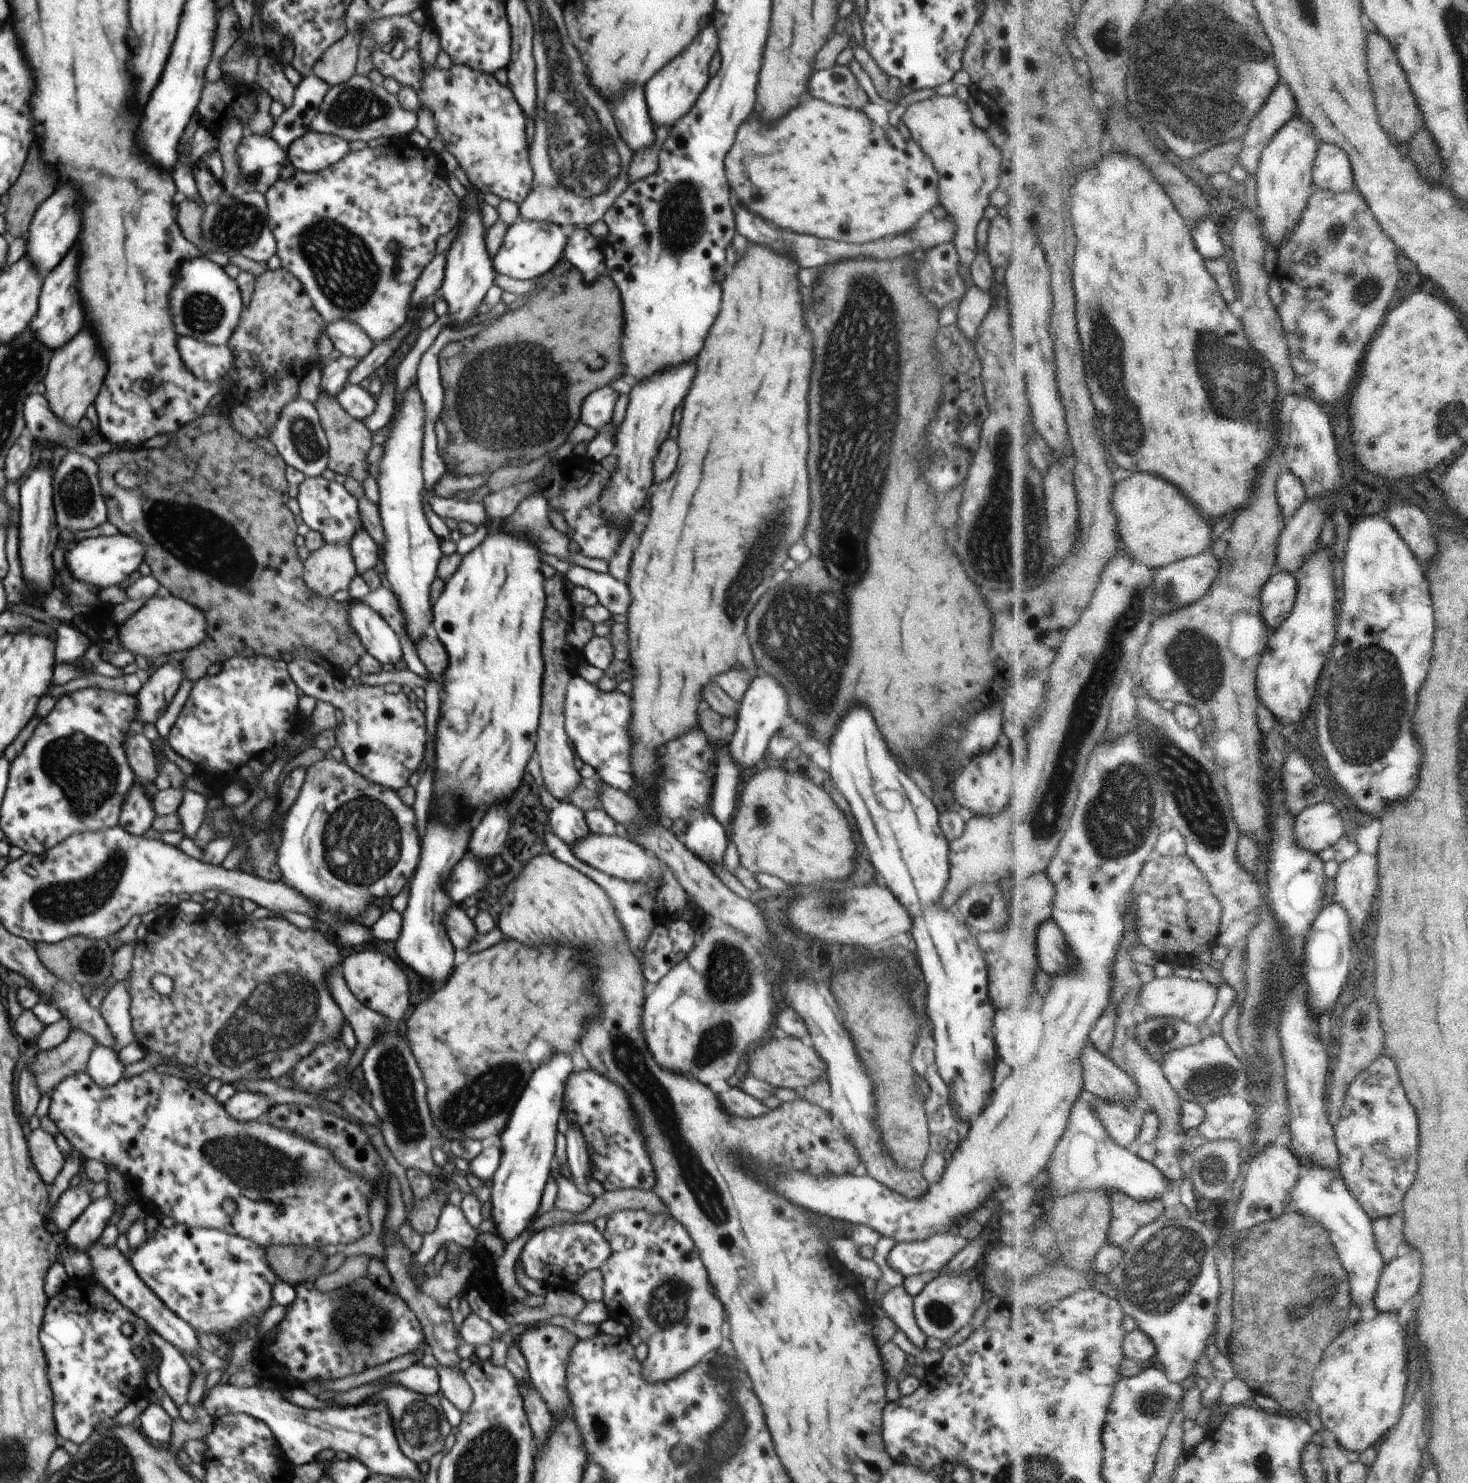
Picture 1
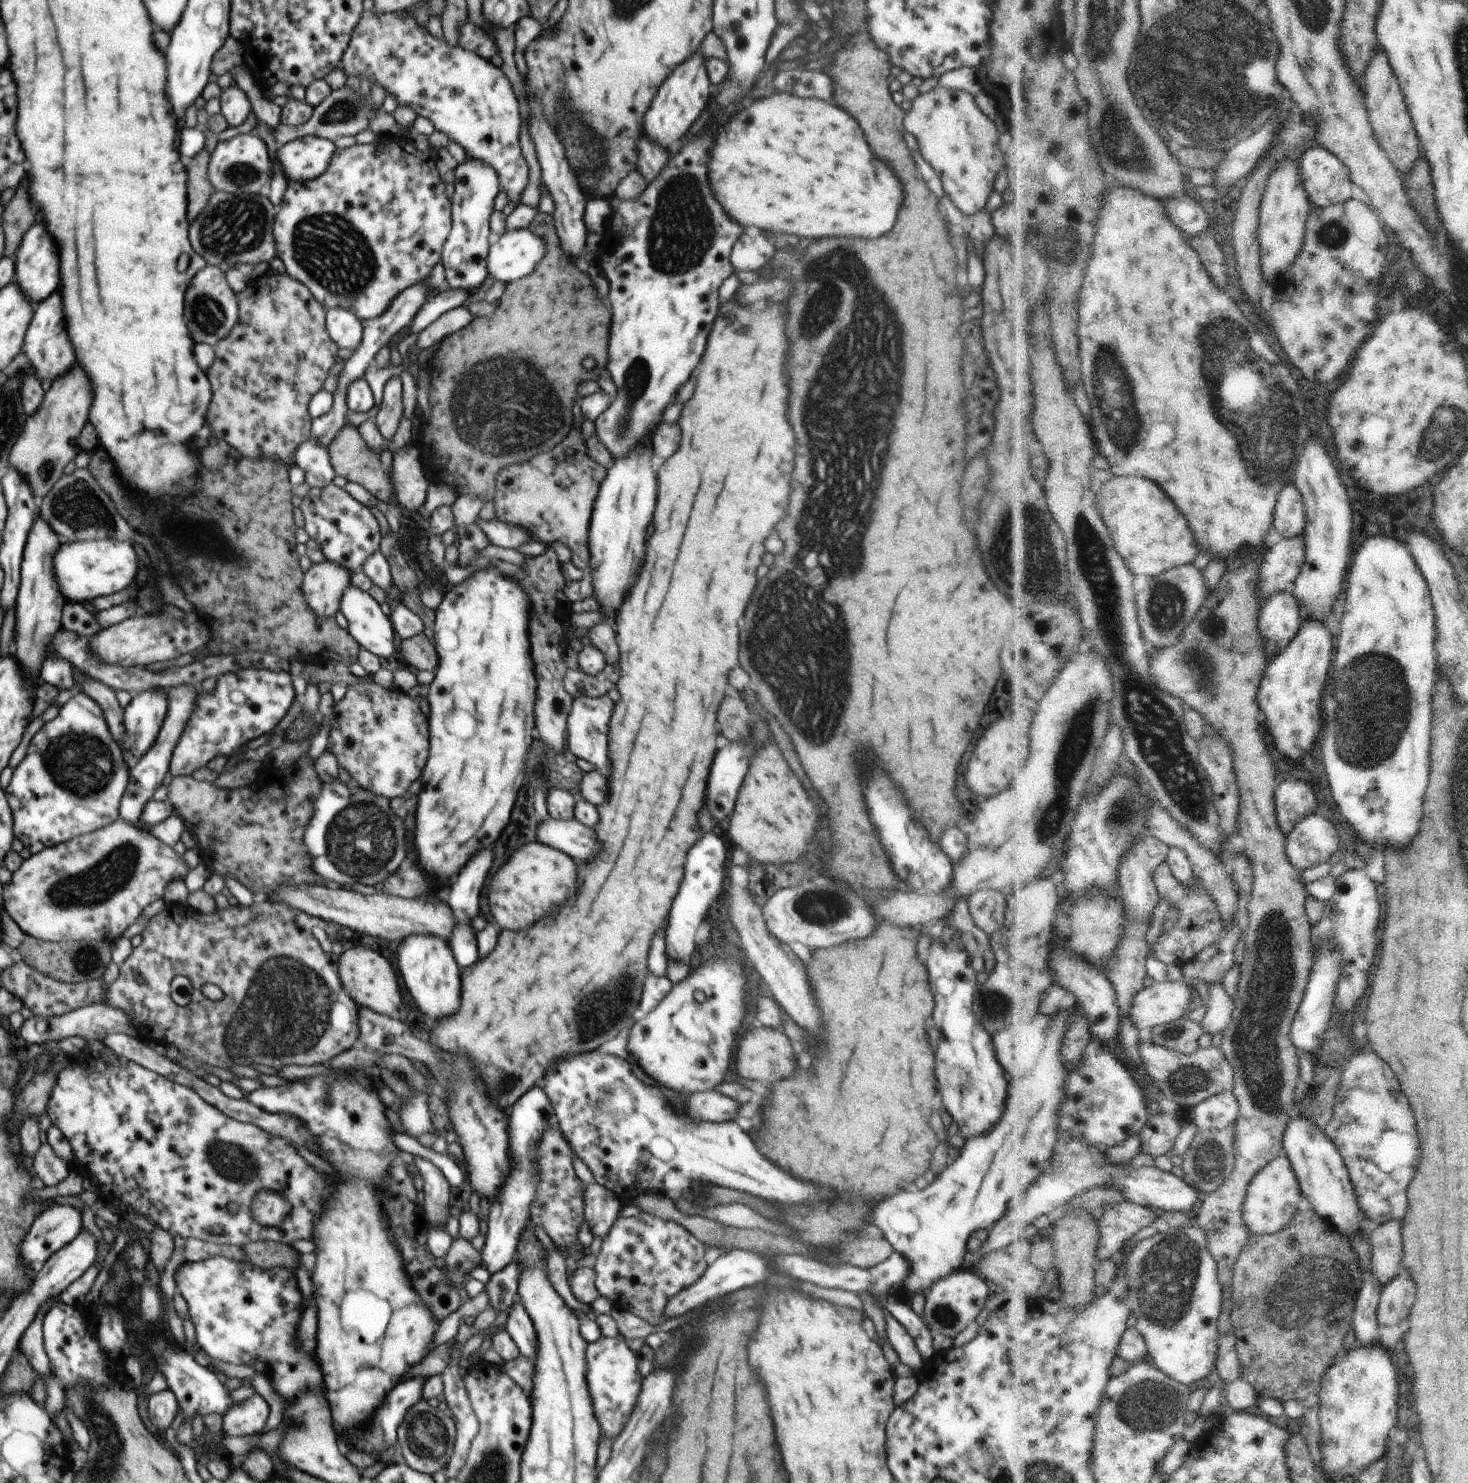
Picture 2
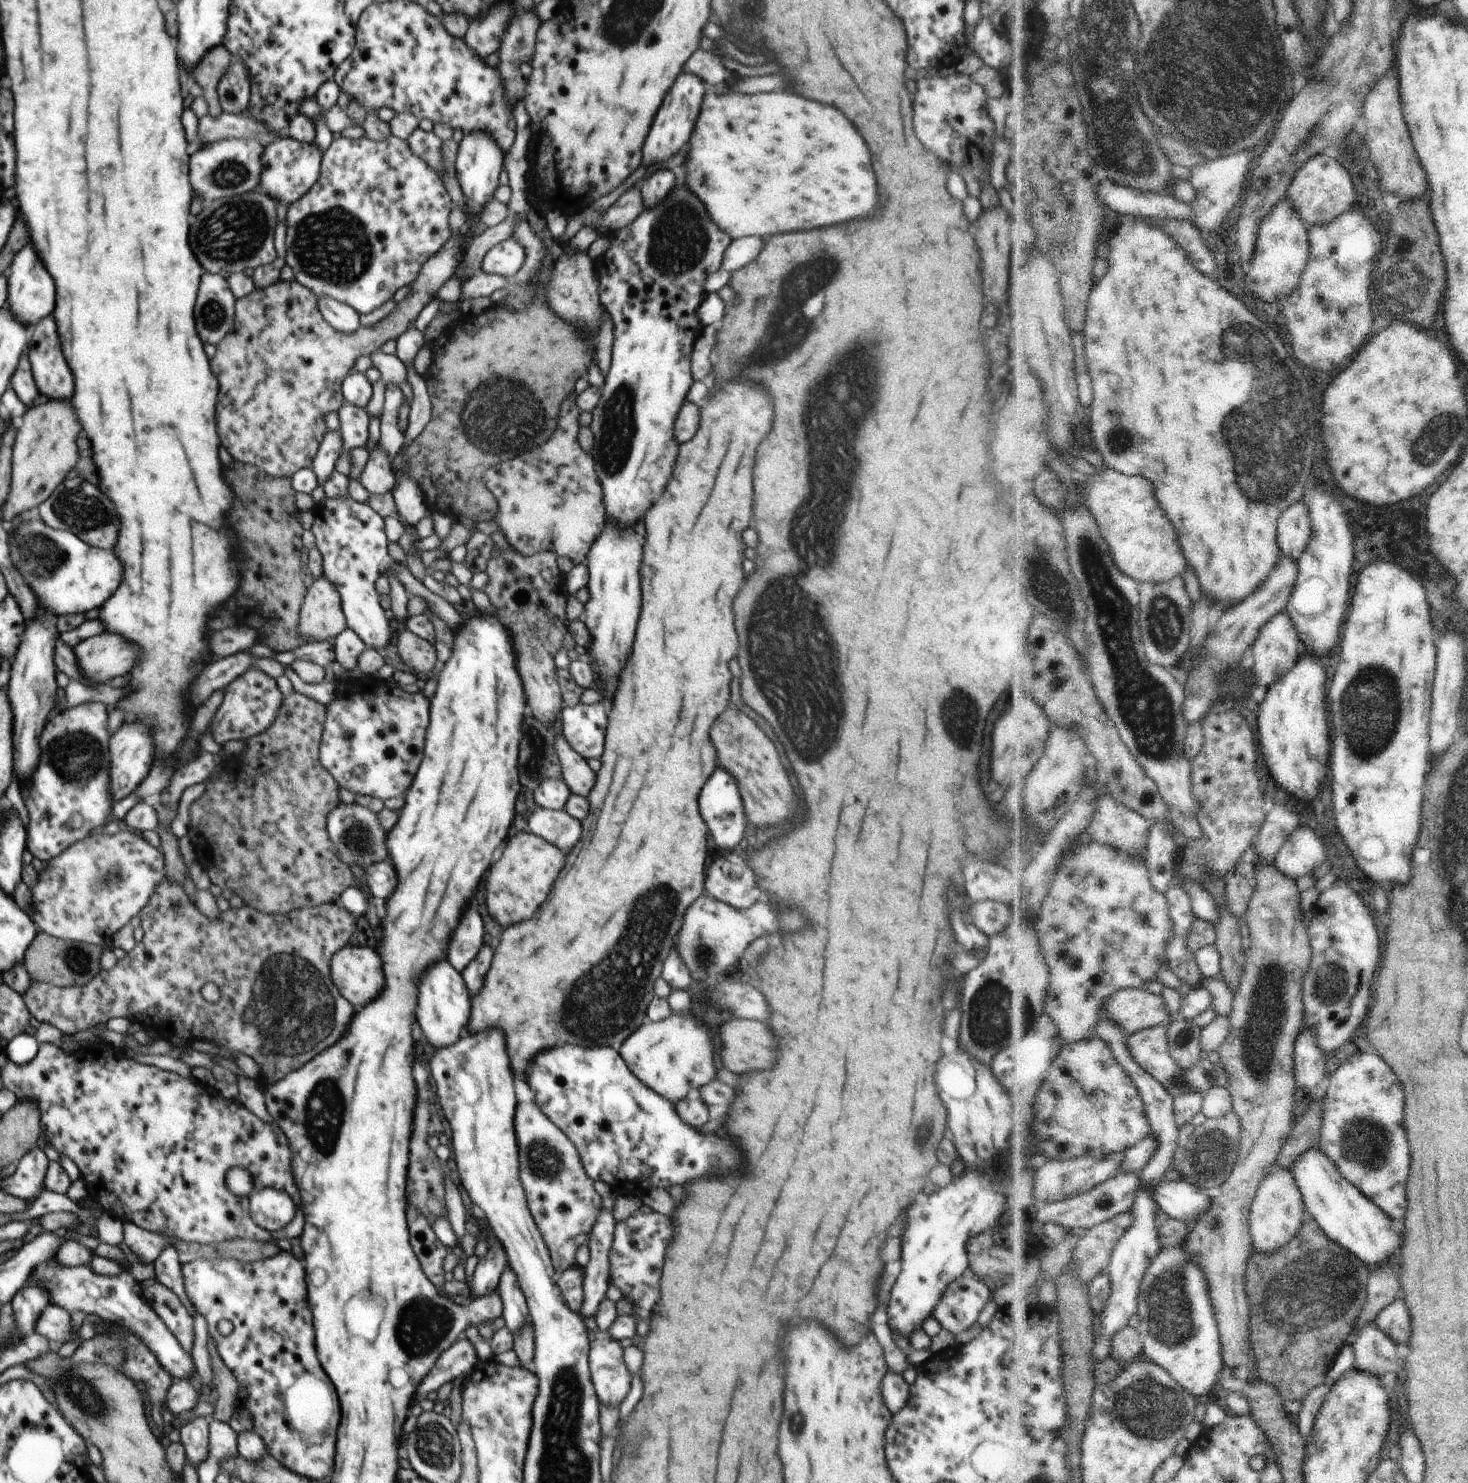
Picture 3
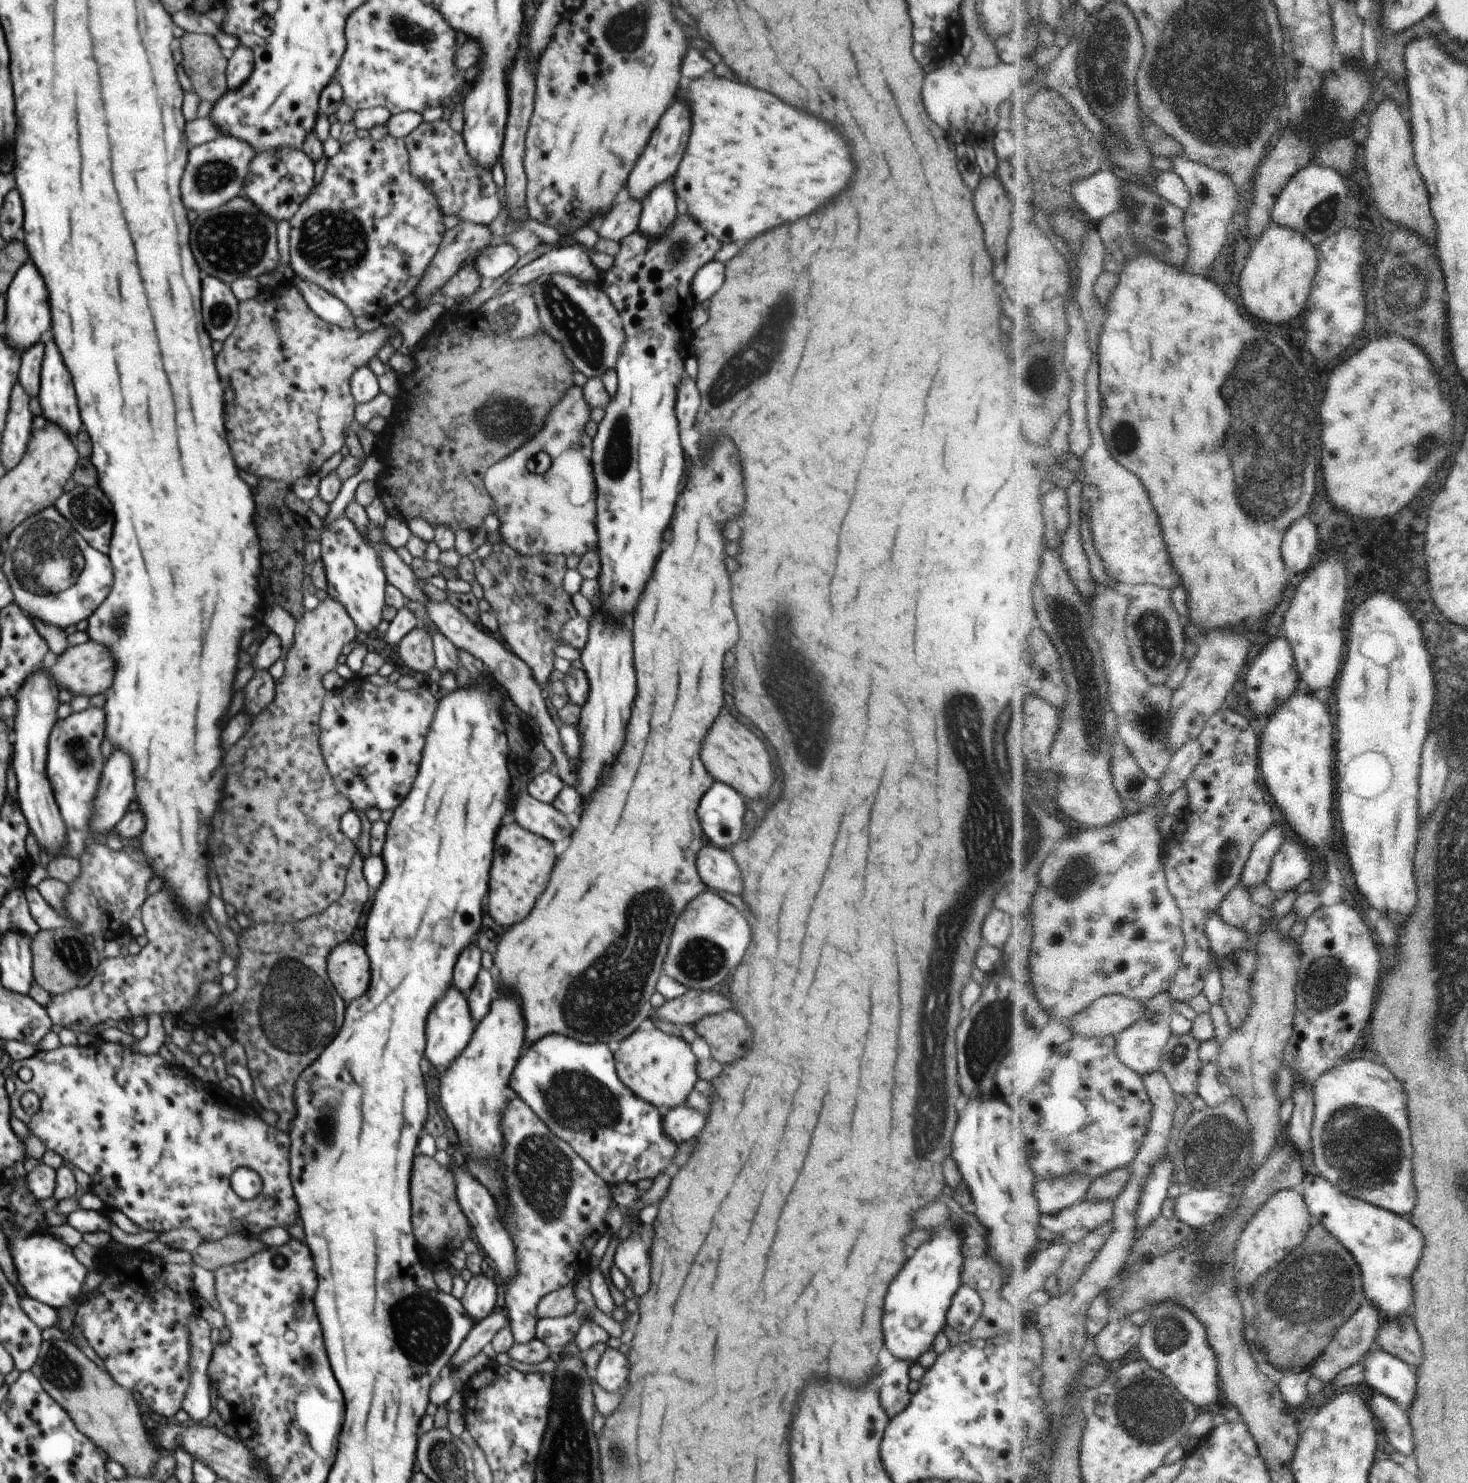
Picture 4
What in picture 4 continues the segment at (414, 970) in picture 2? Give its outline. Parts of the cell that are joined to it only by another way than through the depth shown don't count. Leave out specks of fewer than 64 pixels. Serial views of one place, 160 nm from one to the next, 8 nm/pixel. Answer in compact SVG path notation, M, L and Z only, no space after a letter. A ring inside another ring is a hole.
M454 986L448 990L446 998L440 1000L440 1004L436 1004L436 1008L428 1014L428 1026L426 1026L426 1038L428 1038L428 1046L426 1046L426 1058L432 1066L436 1068L448 1068L452 1064L452 1060L460 1055L460 1052L468 1046L472 1034L474 1034L474 1022L468 1010L468 1000L464 994L460 994Z

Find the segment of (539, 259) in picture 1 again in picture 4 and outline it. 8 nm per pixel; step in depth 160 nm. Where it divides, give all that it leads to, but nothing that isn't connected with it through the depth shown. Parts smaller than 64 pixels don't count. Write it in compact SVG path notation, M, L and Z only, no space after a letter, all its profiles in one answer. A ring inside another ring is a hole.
M499 243L497 246L484 248L472 264L476 264L480 278L492 278L494 280L514 268L519 258L519 252L514 246Z

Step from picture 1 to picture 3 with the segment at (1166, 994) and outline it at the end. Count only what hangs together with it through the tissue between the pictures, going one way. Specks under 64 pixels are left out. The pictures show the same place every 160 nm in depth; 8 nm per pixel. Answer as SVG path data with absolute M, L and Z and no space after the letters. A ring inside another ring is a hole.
M1146 989L1119 990L1107 998L1104 1008L1107 1017L1131 1035L1147 1028L1170 1027L1172 1024L1165 997Z

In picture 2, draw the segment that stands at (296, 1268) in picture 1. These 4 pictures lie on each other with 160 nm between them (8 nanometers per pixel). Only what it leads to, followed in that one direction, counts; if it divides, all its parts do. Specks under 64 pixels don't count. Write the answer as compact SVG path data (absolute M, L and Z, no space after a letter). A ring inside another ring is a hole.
M254 1241L242 1246L248 1262L261 1269L286 1267L294 1269L300 1261L296 1249L284 1243L272 1241Z

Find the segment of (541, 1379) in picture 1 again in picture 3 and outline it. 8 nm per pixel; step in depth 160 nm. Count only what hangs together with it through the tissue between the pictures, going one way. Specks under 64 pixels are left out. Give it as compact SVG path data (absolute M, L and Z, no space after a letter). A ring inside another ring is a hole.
M509 1264L502 1271L499 1285L497 1286L499 1295L503 1302L503 1315L506 1324L513 1334L525 1325L529 1318L529 1308L526 1297L520 1288L517 1274Z

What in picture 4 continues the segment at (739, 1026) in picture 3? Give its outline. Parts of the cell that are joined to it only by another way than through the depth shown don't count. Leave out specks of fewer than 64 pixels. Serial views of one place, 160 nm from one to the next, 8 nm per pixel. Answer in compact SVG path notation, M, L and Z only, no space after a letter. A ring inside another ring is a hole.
M734 1010L706 1016L693 1027L710 1047L711 1058L720 1064L728 1064L750 1050L752 1032L746 1020Z

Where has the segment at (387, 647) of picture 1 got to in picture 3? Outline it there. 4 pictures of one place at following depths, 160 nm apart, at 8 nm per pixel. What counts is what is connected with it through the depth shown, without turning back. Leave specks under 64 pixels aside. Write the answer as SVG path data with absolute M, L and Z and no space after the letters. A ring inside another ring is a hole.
M325 496L310 511L315 515L311 531L323 558L323 576L340 593L347 628L356 632L368 647L387 646L396 625L384 616L382 596L376 588L377 580L392 562L387 551L389 536L383 517L366 503L359 503L350 496L345 499Z

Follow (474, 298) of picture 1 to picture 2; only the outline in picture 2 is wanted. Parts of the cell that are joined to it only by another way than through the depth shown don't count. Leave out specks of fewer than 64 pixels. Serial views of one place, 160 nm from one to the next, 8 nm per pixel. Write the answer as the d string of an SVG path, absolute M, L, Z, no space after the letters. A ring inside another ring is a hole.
M466 157L454 169L454 194L451 198L452 228L444 241L441 260L446 282L452 289L466 289L469 294L478 290L488 277L487 254L491 245L489 218L493 213L494 198L501 190L495 168L480 159Z

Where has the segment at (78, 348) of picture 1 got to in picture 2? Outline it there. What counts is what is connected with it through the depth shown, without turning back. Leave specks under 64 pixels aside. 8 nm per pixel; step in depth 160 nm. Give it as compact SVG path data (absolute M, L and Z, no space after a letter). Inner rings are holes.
M76 368L70 374L52 382L52 388L45 393L37 412L25 420L22 432L12 445L9 466L27 480L29 491L36 498L43 499L54 483L64 475L64 468L81 451L76 439L86 422L92 404L92 388L86 374Z

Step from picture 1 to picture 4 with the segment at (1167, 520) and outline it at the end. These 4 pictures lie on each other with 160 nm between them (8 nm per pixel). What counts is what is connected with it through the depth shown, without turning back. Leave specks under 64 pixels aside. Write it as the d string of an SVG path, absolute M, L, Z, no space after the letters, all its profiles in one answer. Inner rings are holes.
M1097 361L1092 366L1088 378L1093 444L1089 454L1086 454L1084 464L1087 476L1084 483L1082 512L1089 518L1095 546L1104 561L1107 573L1113 580L1124 584L1126 588L1140 584L1154 584L1161 588L1176 590L1182 578L1176 572L1176 566L1172 564L1172 556L1164 540L1156 508L1150 502L1150 494L1142 484L1140 476L1118 464L1104 436L1101 381L1100 362Z

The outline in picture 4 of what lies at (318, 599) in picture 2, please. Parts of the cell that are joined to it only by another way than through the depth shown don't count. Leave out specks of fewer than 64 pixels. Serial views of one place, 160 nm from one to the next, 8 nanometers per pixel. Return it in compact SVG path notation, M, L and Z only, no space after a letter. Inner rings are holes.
M326 596L322 602L314 608L314 610L307 610L301 620L296 622L295 638L291 643L286 645L285 649L285 670L284 676L275 682L275 698L268 708L264 708L264 712L260 712L258 716L251 720L248 730L244 732L244 738L240 738L236 744L232 744L224 756L224 768L228 772L226 780L228 784L224 786L224 800L222 800L222 808L216 812L216 824L214 824L214 832L210 838L210 848L214 850L214 862L212 868L216 868L216 874L220 880L222 890L221 898L224 903L228 903L237 909L238 913L243 913L252 922L266 922L275 924L290 924L298 920L304 920L308 916L320 914L322 910L326 910L328 906L337 902L345 892L345 879L348 874L348 868L352 864L355 851L357 850L355 843L348 840L342 830L340 830L341 817L351 810L351 803L342 792L336 788L332 776L326 767L324 758L322 757L321 747L319 744L320 728L319 721L321 716L321 709L324 703L324 698L327 696L327 691L322 686L322 678L333 672L339 666L338 658L342 655L344 646L350 644L357 638L356 626L344 606L334 600L332 596Z

